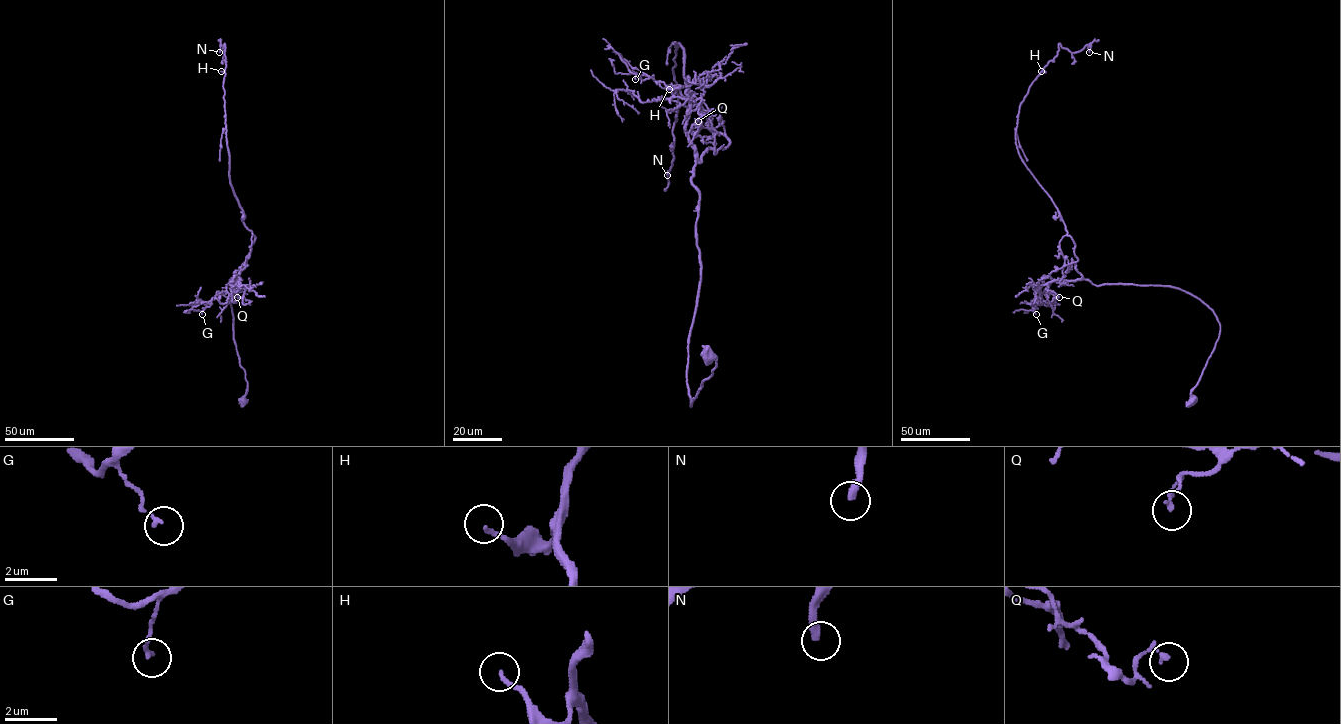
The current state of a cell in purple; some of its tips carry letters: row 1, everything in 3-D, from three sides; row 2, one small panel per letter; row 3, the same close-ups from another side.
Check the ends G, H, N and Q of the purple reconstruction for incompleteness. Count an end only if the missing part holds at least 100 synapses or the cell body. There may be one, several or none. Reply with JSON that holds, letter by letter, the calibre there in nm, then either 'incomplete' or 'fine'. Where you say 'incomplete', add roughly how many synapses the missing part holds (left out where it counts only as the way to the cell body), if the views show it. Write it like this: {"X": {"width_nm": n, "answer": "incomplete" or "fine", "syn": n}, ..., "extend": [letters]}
{"G": {"width_nm": 140, "answer": "fine"}, "H": {"width_nm": 160, "answer": "fine"}, "N": {"width_nm": 280, "answer": "incomplete", "syn": 190}, "Q": {"width_nm": 180, "answer": "fine"}, "extend": ["N"]}

